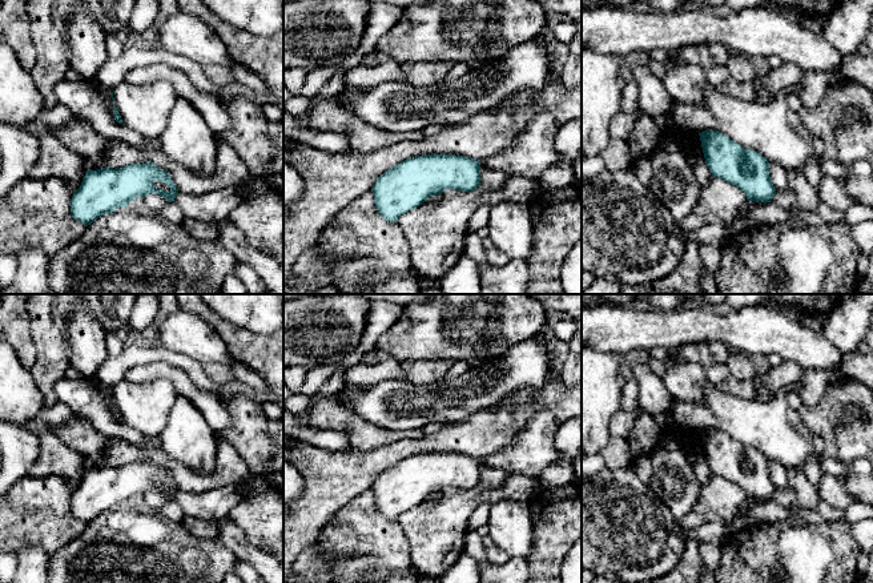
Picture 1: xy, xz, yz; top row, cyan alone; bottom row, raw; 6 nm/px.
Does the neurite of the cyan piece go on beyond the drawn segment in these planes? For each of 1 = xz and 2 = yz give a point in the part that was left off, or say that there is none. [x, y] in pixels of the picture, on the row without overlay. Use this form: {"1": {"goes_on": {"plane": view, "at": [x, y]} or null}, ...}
{"1": {"goes_on": null}, "2": {"goes_on": null}}

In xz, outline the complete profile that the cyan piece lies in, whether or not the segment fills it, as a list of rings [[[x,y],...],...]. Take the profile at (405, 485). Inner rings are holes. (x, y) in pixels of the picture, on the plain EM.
[[[425,453],[411,455],[381,473],[371,486],[378,511],[390,520],[422,503],[429,495],[442,492],[446,487],[474,490],[480,483],[480,461],[455,453]]]

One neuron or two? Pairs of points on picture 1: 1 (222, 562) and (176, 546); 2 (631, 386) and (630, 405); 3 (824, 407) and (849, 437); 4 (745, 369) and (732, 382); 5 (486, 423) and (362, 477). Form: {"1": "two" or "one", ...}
{"1": "one", "2": "one", "3": "one", "4": "two", "5": "one"}

